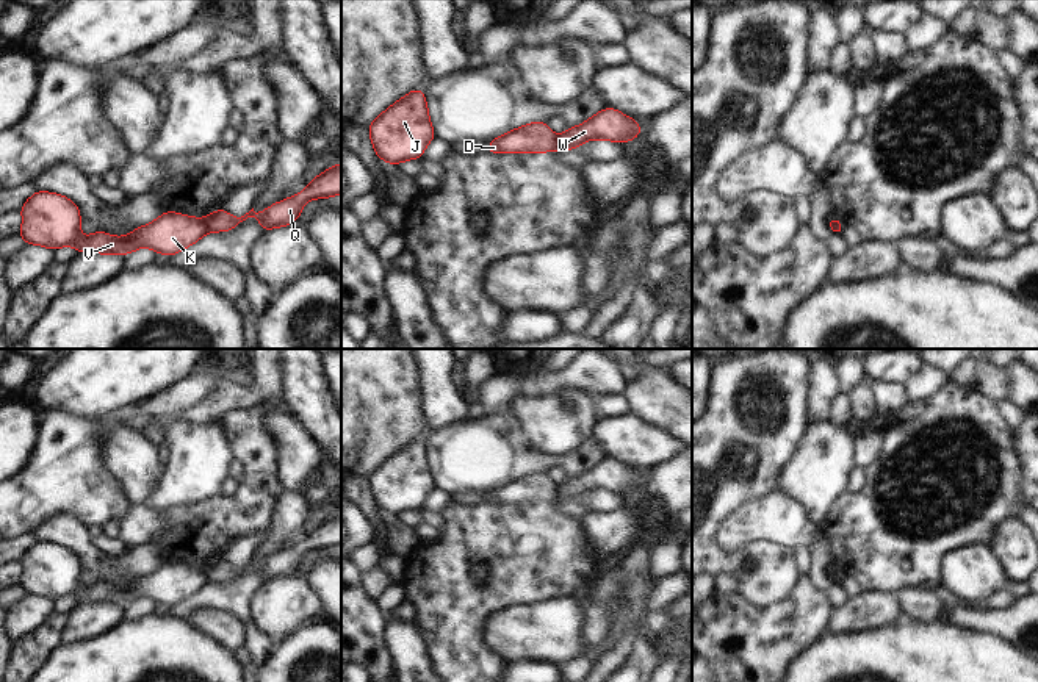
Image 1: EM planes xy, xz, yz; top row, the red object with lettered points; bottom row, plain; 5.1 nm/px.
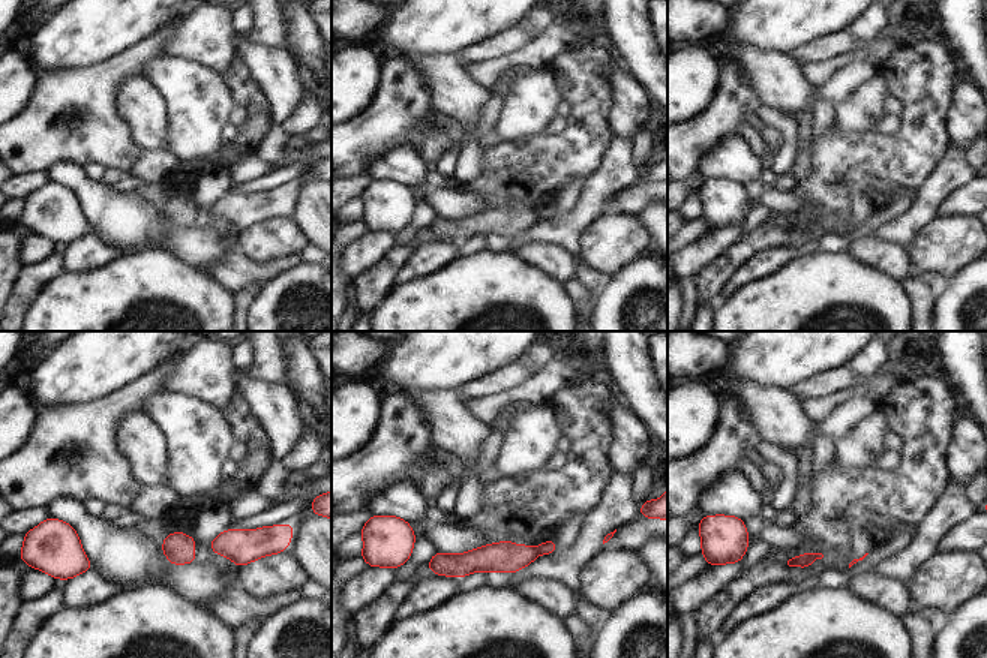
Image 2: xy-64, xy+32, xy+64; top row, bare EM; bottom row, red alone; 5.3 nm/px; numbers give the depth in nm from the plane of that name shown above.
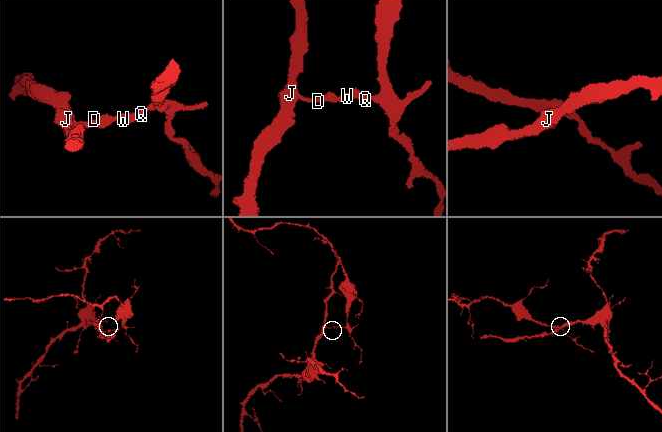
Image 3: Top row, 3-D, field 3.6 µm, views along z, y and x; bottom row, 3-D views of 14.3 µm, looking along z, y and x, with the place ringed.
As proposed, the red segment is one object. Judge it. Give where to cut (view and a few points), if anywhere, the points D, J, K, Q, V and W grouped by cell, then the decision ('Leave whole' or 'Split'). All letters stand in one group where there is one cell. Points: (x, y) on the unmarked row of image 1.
Split along xz (556, 487), (558, 499). Groups: D J K V / Q W. Split.

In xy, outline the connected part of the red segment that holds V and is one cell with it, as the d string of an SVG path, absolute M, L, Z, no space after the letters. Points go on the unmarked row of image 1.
M38 541L20 558L23 574L20 587L25 594L39 594L53 602L72 596L77 602L132 604L150 598L157 604L175 605L208 583L204 569L175 562L163 563L157 571L135 579L128 587L111 587L94 582L89 588L80 585L81 565L75 552L64 546Z

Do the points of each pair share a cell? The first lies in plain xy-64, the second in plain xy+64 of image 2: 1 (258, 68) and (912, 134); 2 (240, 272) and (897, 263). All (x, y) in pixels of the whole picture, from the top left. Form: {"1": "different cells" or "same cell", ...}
{"1": "different cells", "2": "same cell"}

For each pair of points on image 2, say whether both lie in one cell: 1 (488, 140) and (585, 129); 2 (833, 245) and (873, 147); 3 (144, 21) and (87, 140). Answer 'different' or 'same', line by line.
1: different
2: different
3: different

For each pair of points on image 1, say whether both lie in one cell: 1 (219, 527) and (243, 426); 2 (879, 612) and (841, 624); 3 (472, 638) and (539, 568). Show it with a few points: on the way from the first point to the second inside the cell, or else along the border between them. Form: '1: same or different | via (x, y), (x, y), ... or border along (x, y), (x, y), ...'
1: same | via (245, 502), (252, 495), (252, 451)
2: same | via (869, 612), (850, 617)
3: same | via (475, 618), (518, 574)

